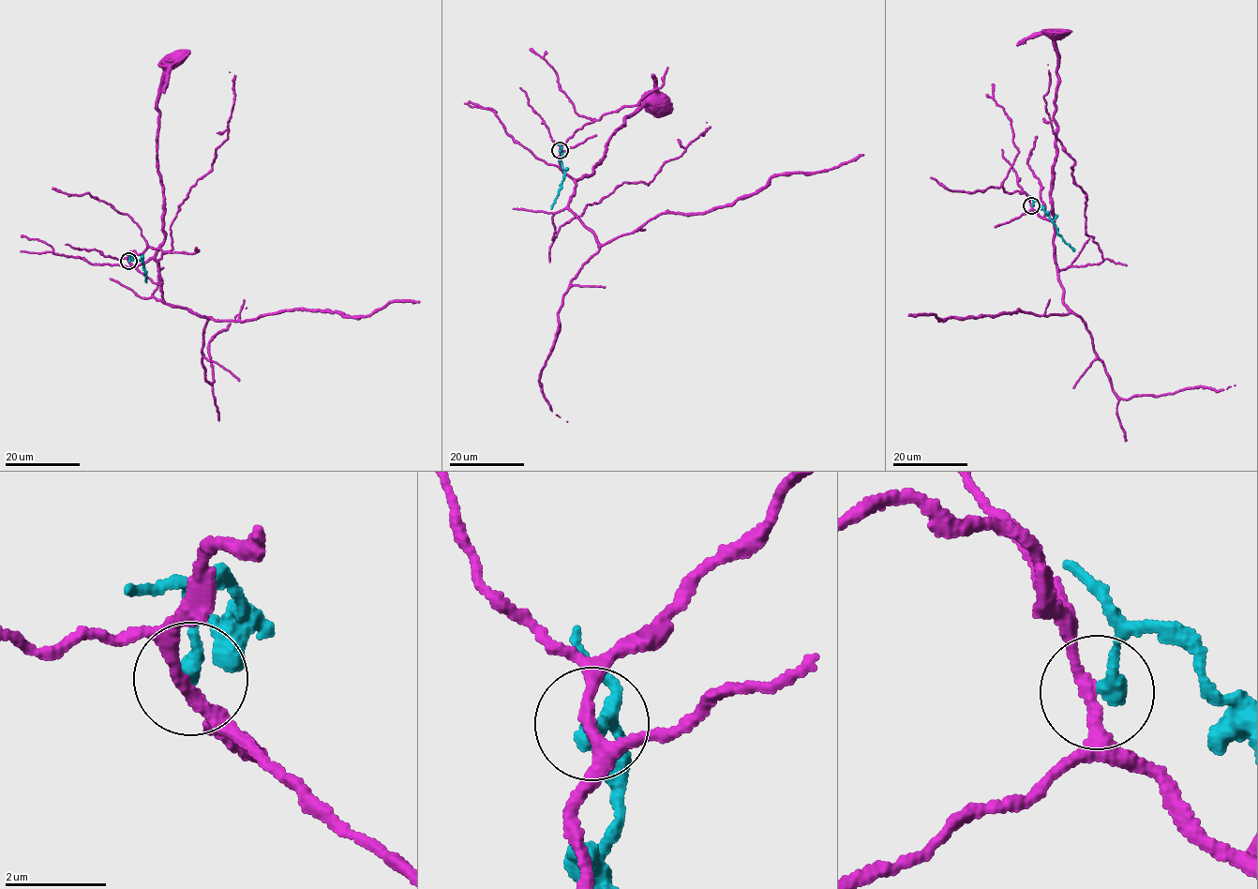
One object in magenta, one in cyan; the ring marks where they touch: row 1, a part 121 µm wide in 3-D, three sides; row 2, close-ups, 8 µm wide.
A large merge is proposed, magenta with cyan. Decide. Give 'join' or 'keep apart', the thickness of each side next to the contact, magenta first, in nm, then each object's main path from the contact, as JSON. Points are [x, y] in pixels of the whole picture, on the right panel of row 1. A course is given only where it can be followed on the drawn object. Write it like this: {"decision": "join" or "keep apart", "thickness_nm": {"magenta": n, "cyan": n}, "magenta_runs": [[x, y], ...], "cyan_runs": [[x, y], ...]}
{"decision": "keep apart", "thickness_nm": {"magenta": 240, "cyan": 340}, "magenta_runs": [[1031, 204], [1054, 222], [1054, 261], [1068, 313], [1040, 317], [1018, 310], [939, 322], [933, 315], [908, 315]], "cyan_runs": [[1031, 204], [1034, 201], [1039, 202], [1058, 233], [1074, 251]]}

